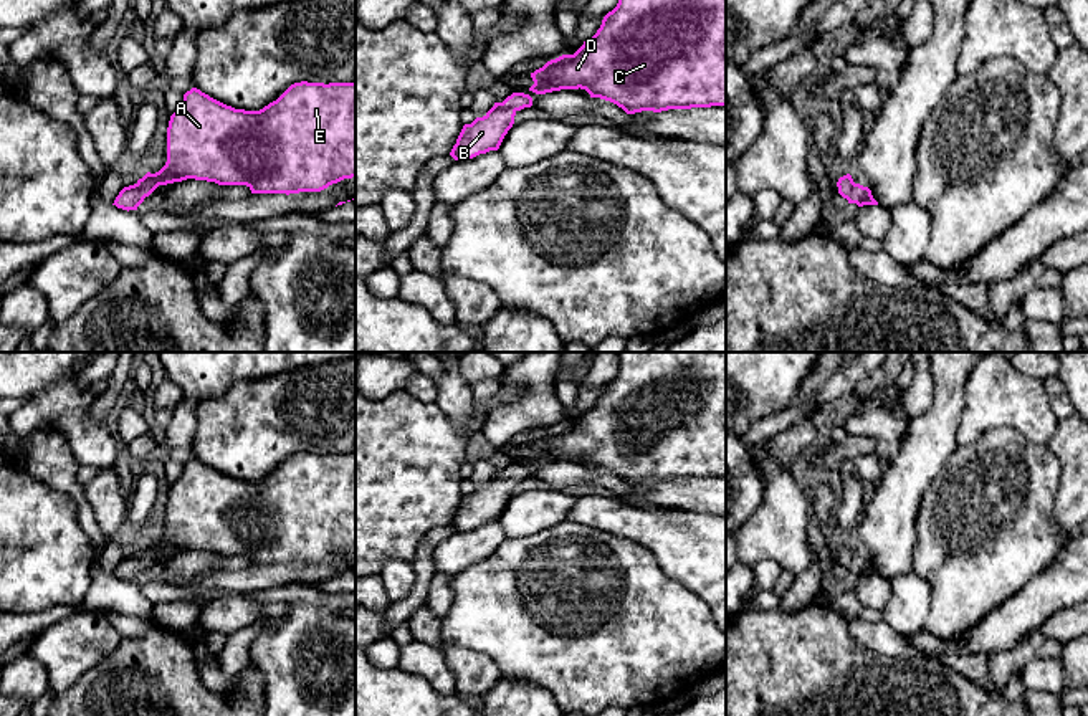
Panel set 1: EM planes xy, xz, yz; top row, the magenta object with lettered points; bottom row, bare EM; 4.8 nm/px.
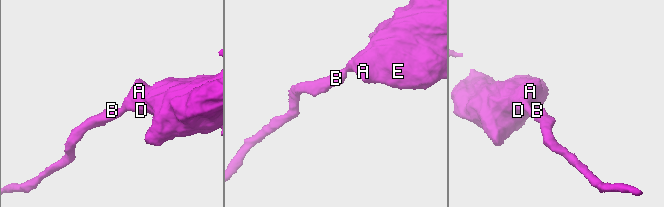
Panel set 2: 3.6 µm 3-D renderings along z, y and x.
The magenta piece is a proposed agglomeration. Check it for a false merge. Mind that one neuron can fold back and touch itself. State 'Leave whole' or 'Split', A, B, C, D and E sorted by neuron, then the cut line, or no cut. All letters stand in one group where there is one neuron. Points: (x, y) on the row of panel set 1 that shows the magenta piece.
Leave whole. Groups: A B C D E. No split

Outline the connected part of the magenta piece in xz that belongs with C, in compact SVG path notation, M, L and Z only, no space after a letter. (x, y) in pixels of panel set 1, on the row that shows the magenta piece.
M618 0L597 33L574 55L547 61L531 78L534 84L529 91L536 94L580 88L627 114L726 106L726 0Z

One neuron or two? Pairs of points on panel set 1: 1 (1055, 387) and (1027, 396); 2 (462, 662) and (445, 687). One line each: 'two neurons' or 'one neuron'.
1: two neurons
2: two neurons

